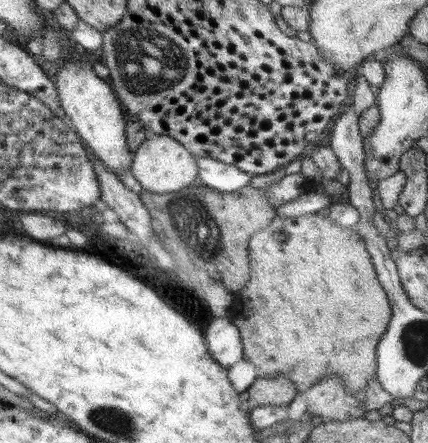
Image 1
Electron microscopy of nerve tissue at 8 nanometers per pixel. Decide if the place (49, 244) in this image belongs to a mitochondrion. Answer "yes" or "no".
no

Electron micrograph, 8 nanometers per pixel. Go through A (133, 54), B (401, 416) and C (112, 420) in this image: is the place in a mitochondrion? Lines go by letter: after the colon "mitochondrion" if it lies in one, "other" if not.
A: mitochondrion
B: other
C: mitochondrion

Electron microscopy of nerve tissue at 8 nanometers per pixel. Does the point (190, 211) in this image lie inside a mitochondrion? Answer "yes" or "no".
yes

